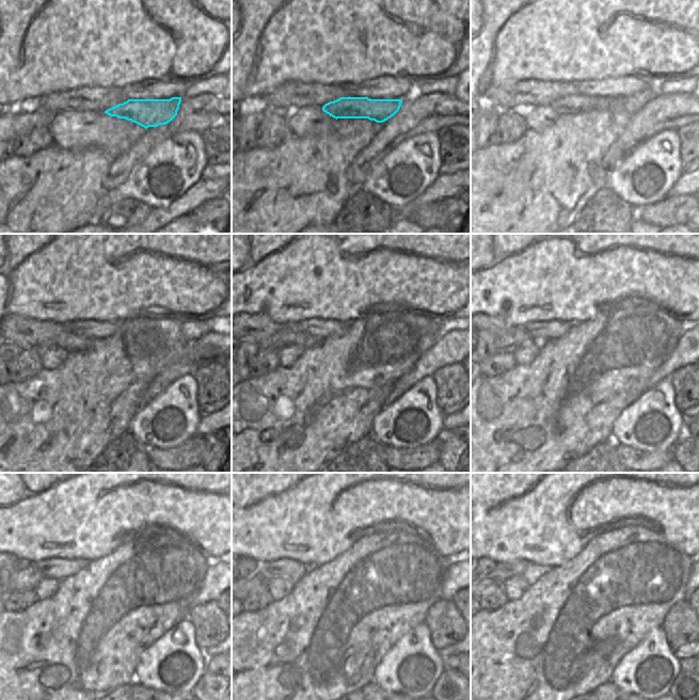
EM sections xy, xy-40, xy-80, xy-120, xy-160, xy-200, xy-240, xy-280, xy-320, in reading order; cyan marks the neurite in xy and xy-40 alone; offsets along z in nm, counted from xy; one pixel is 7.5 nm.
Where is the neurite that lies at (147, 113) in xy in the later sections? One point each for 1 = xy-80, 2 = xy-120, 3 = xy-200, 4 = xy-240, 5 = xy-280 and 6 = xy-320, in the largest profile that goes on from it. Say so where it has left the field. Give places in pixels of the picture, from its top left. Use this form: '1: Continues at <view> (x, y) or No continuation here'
1: Continues at xy-80 (571, 104)
2: Continues at xy-120 (70, 343)
3: Continues at xy-200 (515, 337)
4: Continues at xy-240 (28, 576)
5: Continues at xy-280 (255, 583)
6: Continues at xy-320 (492, 583).

